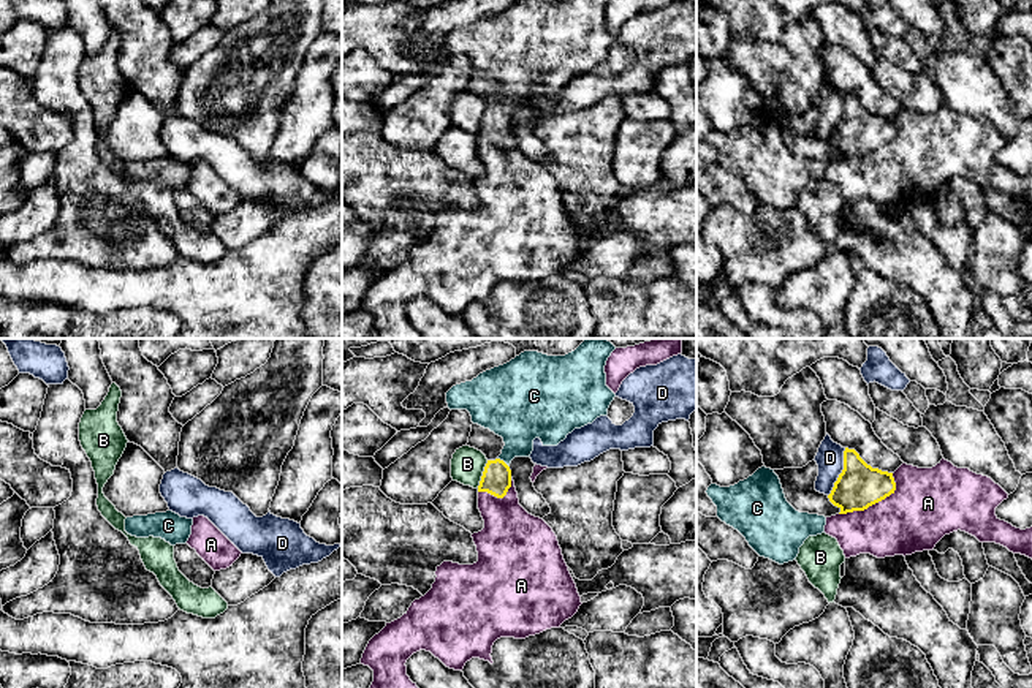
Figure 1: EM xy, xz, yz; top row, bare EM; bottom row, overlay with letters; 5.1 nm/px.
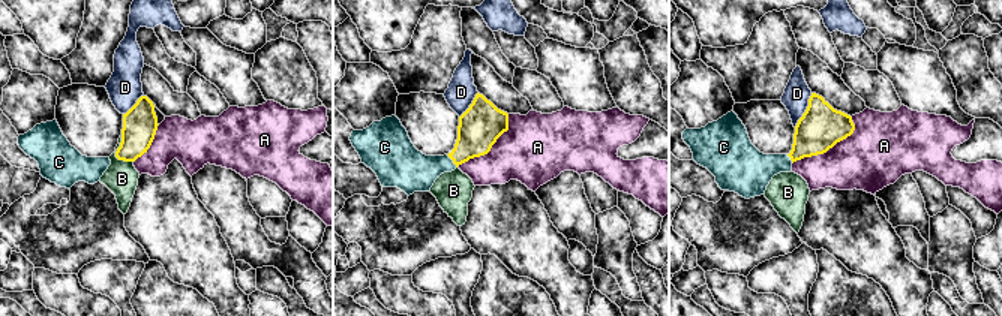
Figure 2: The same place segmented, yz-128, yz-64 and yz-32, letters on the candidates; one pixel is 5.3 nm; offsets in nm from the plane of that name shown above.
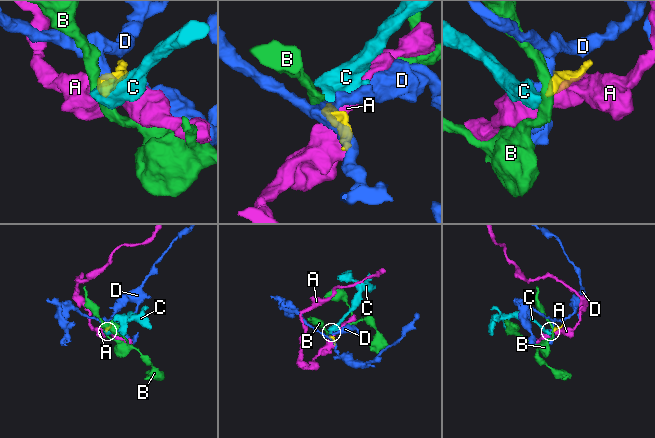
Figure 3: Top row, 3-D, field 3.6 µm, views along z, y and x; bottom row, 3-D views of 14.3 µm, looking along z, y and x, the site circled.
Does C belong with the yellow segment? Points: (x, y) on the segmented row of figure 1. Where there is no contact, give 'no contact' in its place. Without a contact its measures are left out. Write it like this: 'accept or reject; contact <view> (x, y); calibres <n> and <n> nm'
accept; contact xz (504, 462); calibres 150 and 280 nm

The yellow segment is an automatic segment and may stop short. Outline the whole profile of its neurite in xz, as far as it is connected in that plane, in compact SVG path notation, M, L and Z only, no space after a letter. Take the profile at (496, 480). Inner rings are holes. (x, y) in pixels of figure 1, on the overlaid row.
M584 340L565 356L524 351L446 392L450 410L467 410L473 424L489 429L505 443L502 454L495 460L488 460L478 492L503 498L511 487L511 460L530 457L535 438L540 438L543 446L557 446L575 429L608 414L616 394L606 386L605 365L614 350L608 340Z

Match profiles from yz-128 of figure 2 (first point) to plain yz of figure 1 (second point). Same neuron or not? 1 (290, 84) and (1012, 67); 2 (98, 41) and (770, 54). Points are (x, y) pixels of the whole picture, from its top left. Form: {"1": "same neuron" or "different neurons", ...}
{"1": "same neuron", "2": "same neuron"}

